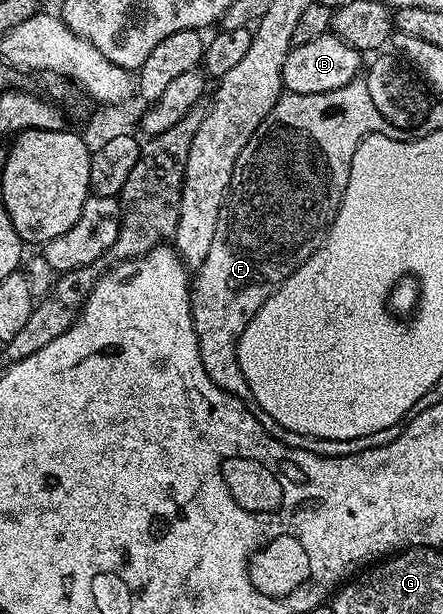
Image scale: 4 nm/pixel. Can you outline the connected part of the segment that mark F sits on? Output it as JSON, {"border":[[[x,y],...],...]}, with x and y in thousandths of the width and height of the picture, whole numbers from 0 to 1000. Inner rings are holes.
{"border":[[[806,127],[786,138],[740,151],[713,151],[711,155],[639,153],[637,160],[623,164],[614,184],[605,184],[605,191],[596,191],[596,197],[578,210],[578,217],[569,217],[560,236],[551,236],[551,243],[542,243],[542,256],[533,256],[533,269],[524,275],[519,306],[510,311],[510,324],[501,331],[497,353],[488,360],[488,386],[479,386],[479,406],[470,406],[470,419],[456,427],[456,433],[445,436],[442,472],[433,480],[438,534],[451,562],[451,588],[460,588],[460,607],[470,607],[470,614],[479,614],[479,621],[497,634],[506,634],[542,650],[558,651],[562,648],[560,621],[551,621],[551,607],[542,601],[542,588],[537,586],[537,557],[560,529],[560,523],[569,523],[569,516],[591,502],[603,484],[666,438],[686,432],[686,425],[695,425],[695,419],[704,419],[704,412],[718,409],[727,391],[736,388],[736,378],[745,375],[745,366],[754,362],[765,334],[772,332],[772,316],[781,311],[790,287],[795,249],[804,249],[813,230],[824,226],[828,220],[860,220],[880,212],[880,202],[858,187],[856,179],[840,168],[837,153],[831,151],[831,138],[815,127]]]}

